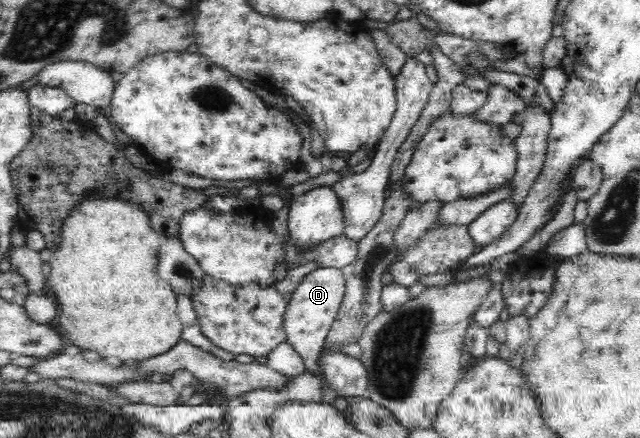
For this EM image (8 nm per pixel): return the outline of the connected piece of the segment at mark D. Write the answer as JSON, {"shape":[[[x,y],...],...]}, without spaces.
{"shape":[[[317,267],[302,279],[294,293],[288,299],[282,319],[282,328],[286,340],[298,353],[304,362],[305,371],[318,373],[318,358],[322,355],[322,347],[331,331],[330,327],[337,317],[343,296],[345,295],[345,280],[338,268]]]}

